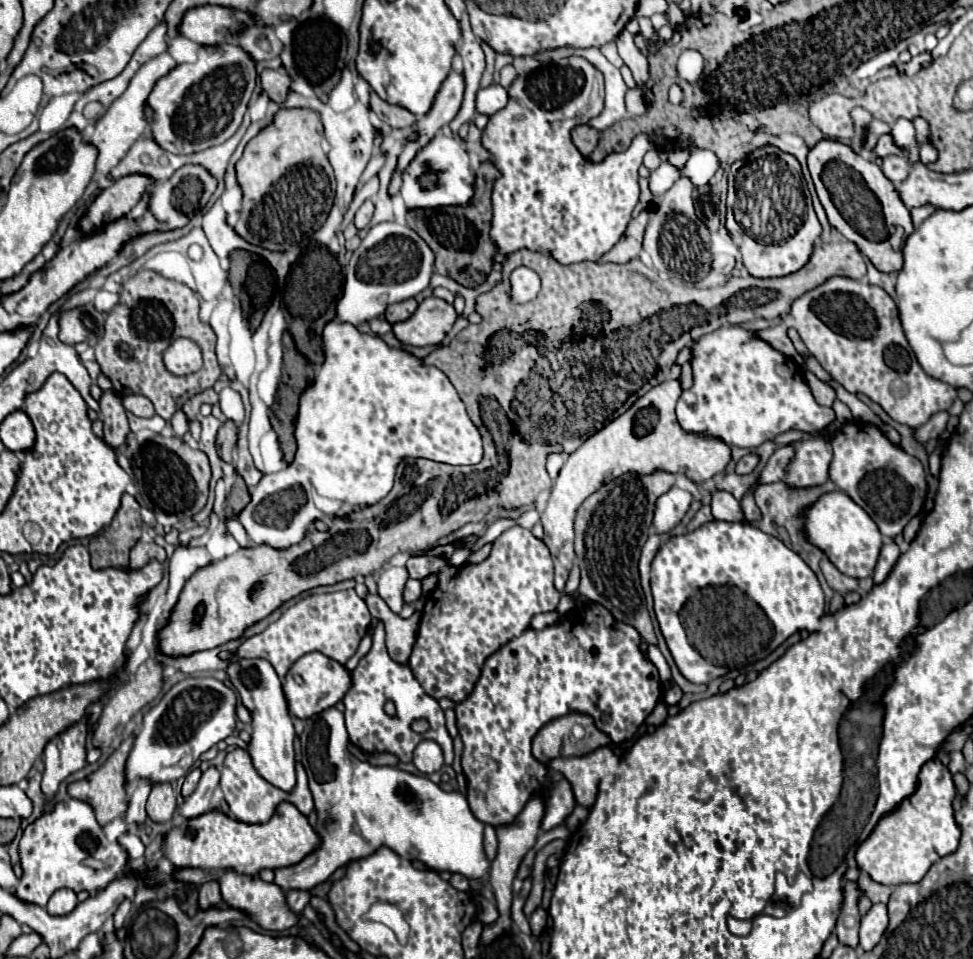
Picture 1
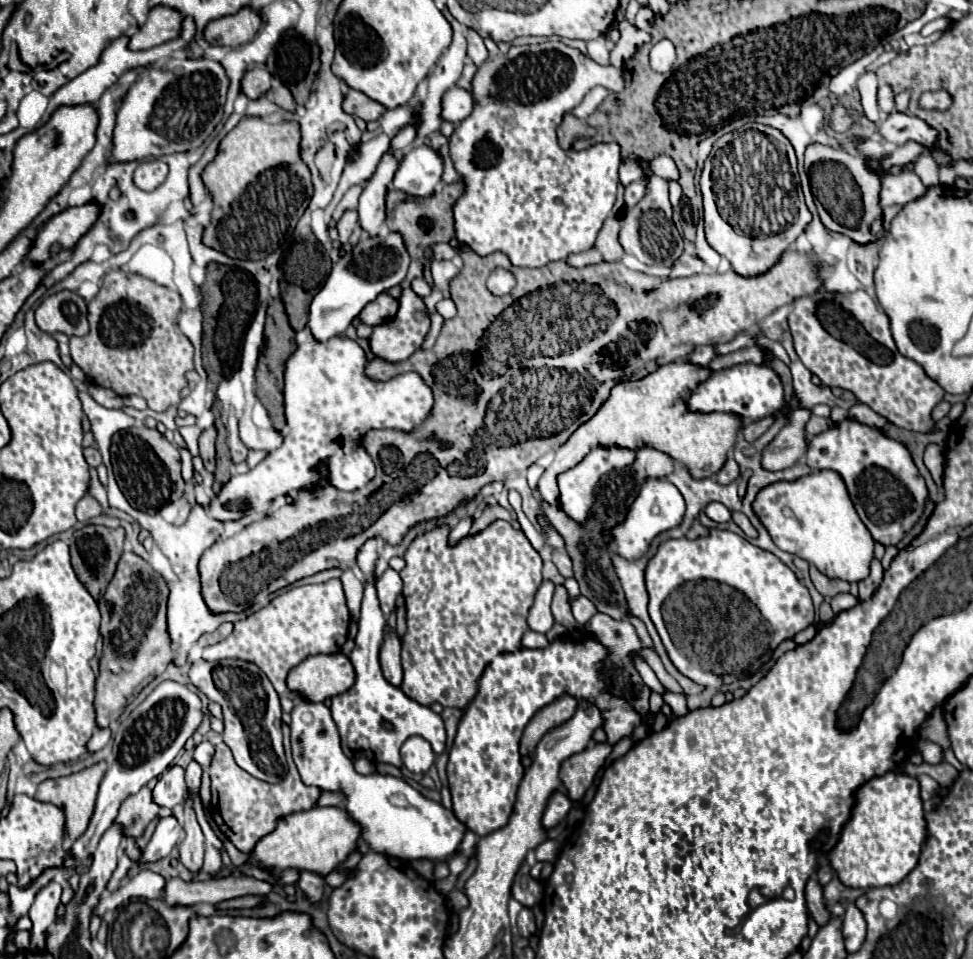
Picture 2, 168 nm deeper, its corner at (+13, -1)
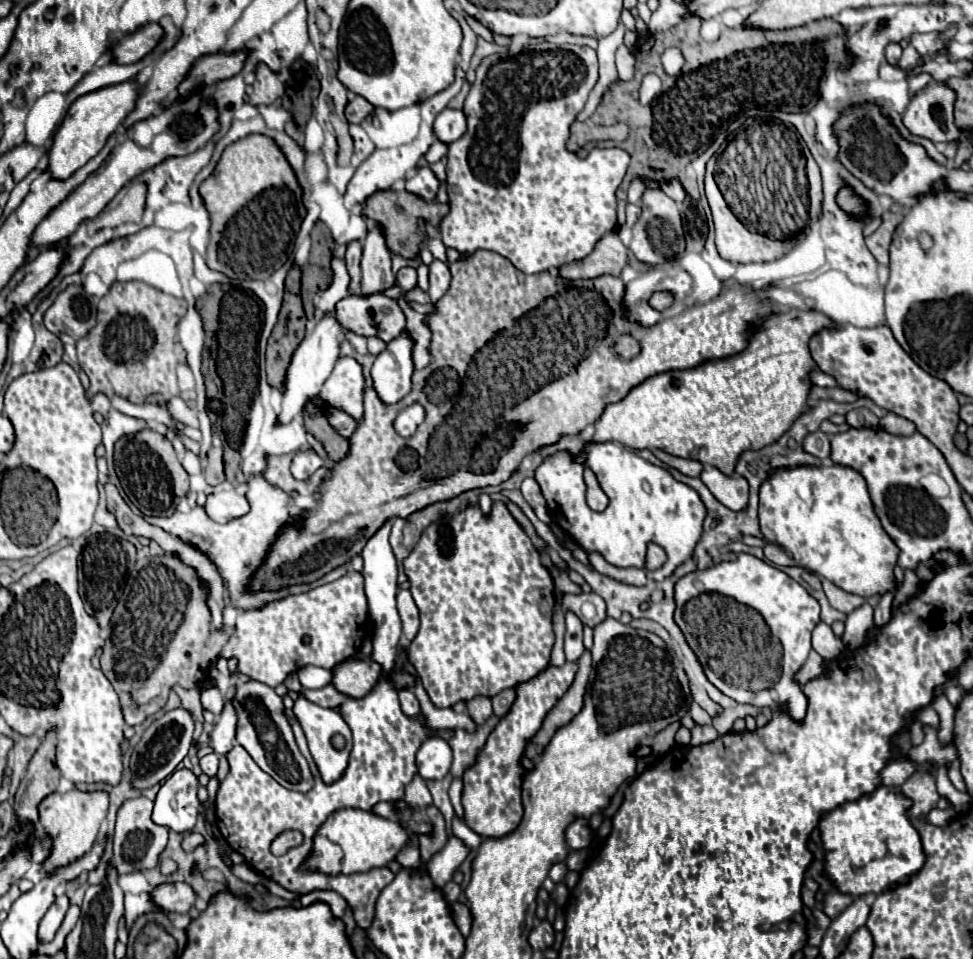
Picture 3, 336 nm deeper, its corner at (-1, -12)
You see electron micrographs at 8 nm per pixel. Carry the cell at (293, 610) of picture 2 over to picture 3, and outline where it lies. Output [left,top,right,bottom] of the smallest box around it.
[221,572,367,688]

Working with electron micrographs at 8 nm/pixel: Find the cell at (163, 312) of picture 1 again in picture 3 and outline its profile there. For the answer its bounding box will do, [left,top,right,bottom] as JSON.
[77,282,187,404]

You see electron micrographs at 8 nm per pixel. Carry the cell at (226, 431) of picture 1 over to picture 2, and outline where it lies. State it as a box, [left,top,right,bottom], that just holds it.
[199,427,215,471]

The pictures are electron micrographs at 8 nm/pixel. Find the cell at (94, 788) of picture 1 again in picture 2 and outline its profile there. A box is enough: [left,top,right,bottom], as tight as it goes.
[35,761,107,841]

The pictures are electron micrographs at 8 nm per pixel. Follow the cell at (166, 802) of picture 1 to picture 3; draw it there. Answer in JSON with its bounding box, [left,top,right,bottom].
[107,796,169,876]

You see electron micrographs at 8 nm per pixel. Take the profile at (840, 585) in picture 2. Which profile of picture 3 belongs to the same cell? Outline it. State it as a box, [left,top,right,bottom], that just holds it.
[821,578,865,614]

